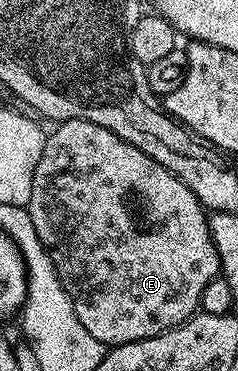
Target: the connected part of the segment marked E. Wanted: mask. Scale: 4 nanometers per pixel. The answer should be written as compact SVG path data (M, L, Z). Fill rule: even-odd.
M67 120L56 127L57 131L50 133L45 139L43 156L39 156L39 164L35 164L35 176L31 180L31 200L28 212L31 224L35 224L35 232L39 232L39 240L43 248L49 251L51 260L61 278L61 285L65 293L73 301L75 316L79 316L79 324L91 332L106 348L131 344L135 340L147 340L151 336L159 336L179 324L183 324L194 314L198 313L203 288L211 284L211 280L221 272L221 258L217 255L215 244L211 240L209 231L209 217L201 201L163 164L151 160L139 148L127 144L115 132L107 132L107 128L99 128L99 124L91 124L91 120Z

